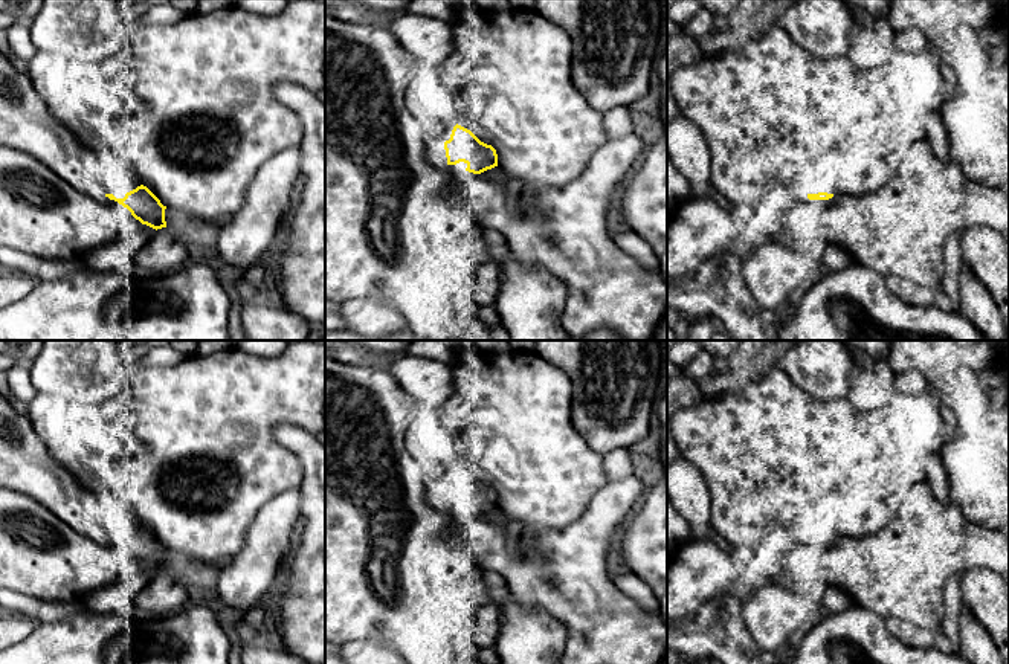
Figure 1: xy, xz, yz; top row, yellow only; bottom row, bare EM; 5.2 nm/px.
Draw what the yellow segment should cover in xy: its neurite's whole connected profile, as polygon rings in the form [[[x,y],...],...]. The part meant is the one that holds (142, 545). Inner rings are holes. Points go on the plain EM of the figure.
[[[0,394],[0,487],[26,495],[85,537],[108,539],[142,566],[166,569],[160,542],[143,527],[116,540],[107,536],[98,498],[47,450],[29,418]]]

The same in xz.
[[[455,467],[444,485],[430,482],[426,487],[426,502],[437,510],[464,504],[466,513],[481,516],[498,508],[498,496],[492,487],[481,484],[470,472]]]

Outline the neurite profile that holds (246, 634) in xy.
[[[240,618],[240,621],[235,624],[235,632],[243,644],[250,644],[261,641],[264,638],[266,629],[255,629]]]

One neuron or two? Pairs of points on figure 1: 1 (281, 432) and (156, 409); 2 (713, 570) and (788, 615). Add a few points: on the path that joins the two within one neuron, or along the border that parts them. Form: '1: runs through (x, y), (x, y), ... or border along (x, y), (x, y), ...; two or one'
1: border along (280, 423), (275, 429), (275, 438), (296, 460); two
2: border along (789, 586), (780, 582), (768, 582), (756, 589); two

